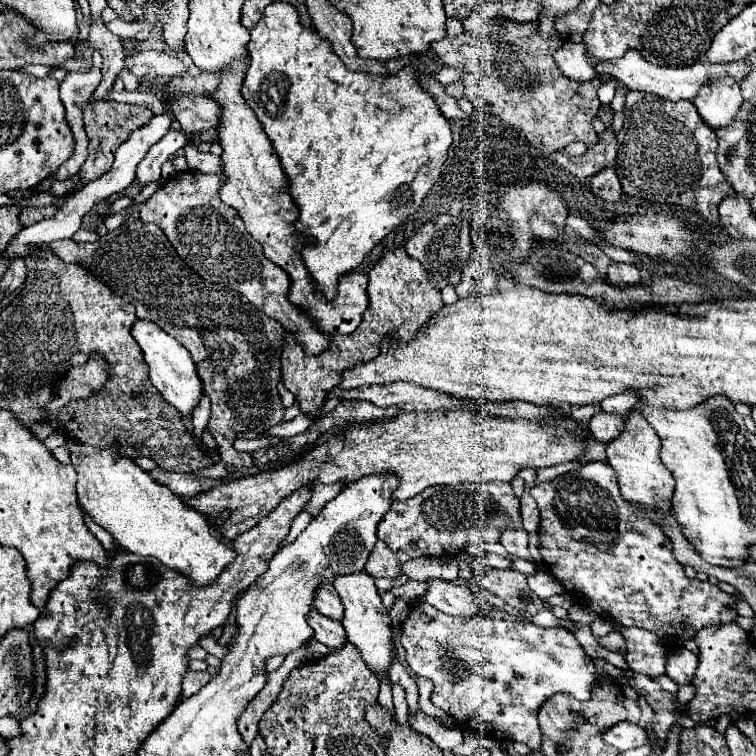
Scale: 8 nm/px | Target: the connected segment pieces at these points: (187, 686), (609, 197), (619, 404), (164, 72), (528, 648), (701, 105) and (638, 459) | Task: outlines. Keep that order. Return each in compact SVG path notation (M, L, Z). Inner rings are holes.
M189 670L189 672L185 674L185 678L183 678L183 696L185 696L185 698L193 696L193 694L195 694L197 690L201 690L209 680L211 680L209 672L193 672L193 670Z
M605 168L599 174L595 174L591 180L591 188L593 188L593 194L603 198L605 202L617 202L623 194L621 182L613 168Z
M627 390L623 394L615 394L615 396L609 396L601 402L601 408L605 412L613 412L613 414L621 414L625 416L635 404L639 402L639 396L637 396L637 390Z
M145 50L137 52L133 58L125 56L125 66L137 76L143 78L145 74L157 76L179 76L187 72L187 66L179 58L179 54L171 50Z
M417 602L411 606L411 612L403 622L401 646L405 648L405 660L409 664L411 676L423 676L433 682L435 688L431 702L459 720L459 728L487 734L495 740L525 742L531 750L539 750L541 746L541 730L537 724L539 706L557 692L571 694L577 700L589 700L591 688L597 682L593 658L585 654L571 630L539 628L533 622L519 620L495 606L489 614L457 618L441 614L427 602Z
M723 76L703 84L693 104L711 128L721 128L727 126L727 122L733 122L741 102L743 96L739 82L735 82L731 76Z
M631 410L629 416L625 416L625 430L607 444L607 462L617 470L619 474L619 490L629 502L639 502L649 508L671 508L671 494L675 488L675 478L669 474L669 470L663 466L659 458L659 438L657 432L649 426L645 416L641 412Z

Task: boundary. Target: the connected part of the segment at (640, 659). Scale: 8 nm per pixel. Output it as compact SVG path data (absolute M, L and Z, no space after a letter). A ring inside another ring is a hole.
M625 628L621 634L627 640L625 660L629 666L633 666L633 670L647 676L665 674L669 648L659 640L657 634L643 628Z

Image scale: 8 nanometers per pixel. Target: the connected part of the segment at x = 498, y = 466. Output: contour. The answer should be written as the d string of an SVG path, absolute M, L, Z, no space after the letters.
M435 410L435 412L399 412L395 418L387 418L385 422L377 422L373 426L357 424L353 426L345 436L329 438L317 448L311 448L309 452L301 454L297 460L269 472L259 472L253 476L245 476L221 486L215 486L201 496L187 498L185 502L205 514L209 520L217 518L223 510L231 510L231 516L223 526L219 526L219 532L223 538L233 540L241 532L251 530L255 524L259 524L283 498L287 498L297 488L305 486L307 482L353 482L367 474L377 472L395 472L401 478L401 484L397 492L393 492L395 500L405 500L417 496L421 490L429 486L439 484L461 484L461 482L489 482L489 480L503 480L511 482L523 468L547 468L557 466L569 460L579 458L585 452L585 444L589 440L589 430L579 424L571 416L555 416L545 420L525 420L525 418L481 418L477 412L469 410Z

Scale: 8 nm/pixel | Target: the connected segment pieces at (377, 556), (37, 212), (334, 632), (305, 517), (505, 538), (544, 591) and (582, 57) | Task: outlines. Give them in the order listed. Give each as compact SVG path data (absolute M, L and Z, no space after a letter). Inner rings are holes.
M377 542L367 558L365 564L365 572L369 572L373 578L397 578L399 576L399 562L395 558L395 554L387 548L385 542Z
M57 206L35 208L35 210L33 210L33 208L23 208L21 214L19 214L19 222L21 222L23 226L31 226L31 224L37 224L37 222L41 222L41 220L45 220L45 218L53 218L57 210L59 210Z
M313 610L313 614L309 614L307 618L309 618L309 626L313 628L315 640L319 640L319 642L323 642L323 644L327 644L329 648L335 648L335 650L339 650L343 646L345 630L339 622L325 618L317 610Z
M301 510L297 516L295 516L295 520L293 520L293 526L289 528L289 534L287 534L287 538L285 538L285 542L283 544L287 544L287 542L293 542L307 526L309 526L309 522L313 520L313 516L309 514L309 512L305 512L305 510Z
M507 528L501 534L501 544L507 548L509 554L517 554L521 558L531 558L527 548L527 530L523 528Z
M539 570L537 574L529 576L529 588L541 598L541 600L547 600L555 594L563 594L565 588L557 582L557 578L553 578L549 572L545 570Z
M565 42L561 50L557 50L553 54L559 70L575 82L589 82L597 76L597 58L589 56L583 44L573 44L573 42Z

